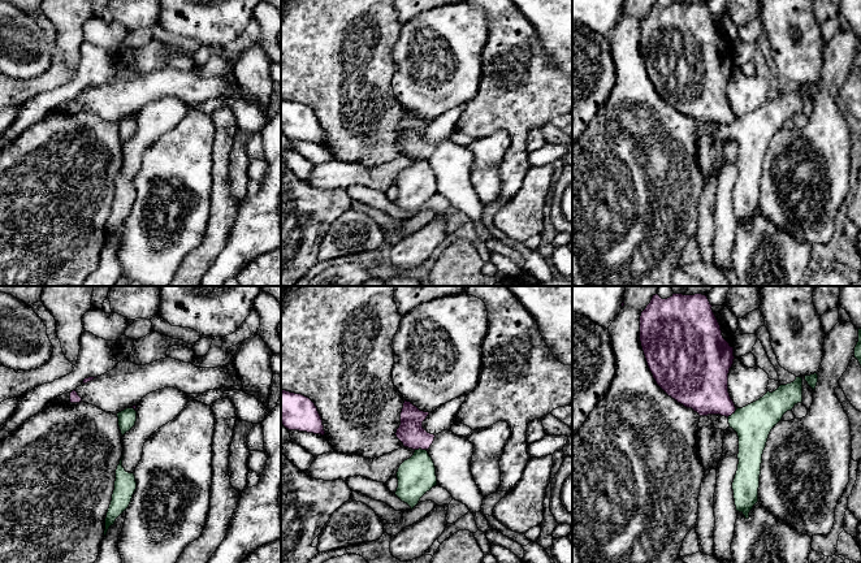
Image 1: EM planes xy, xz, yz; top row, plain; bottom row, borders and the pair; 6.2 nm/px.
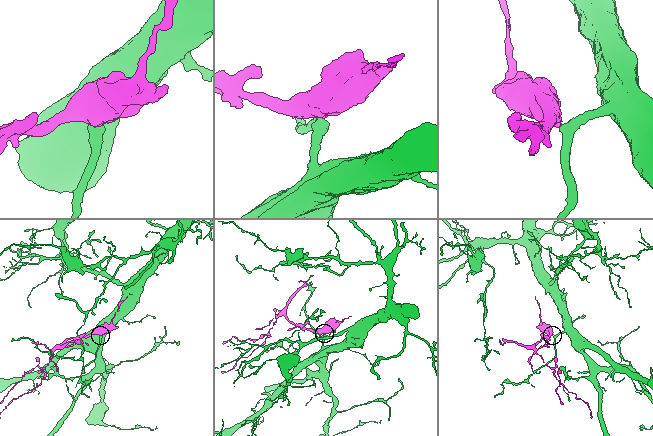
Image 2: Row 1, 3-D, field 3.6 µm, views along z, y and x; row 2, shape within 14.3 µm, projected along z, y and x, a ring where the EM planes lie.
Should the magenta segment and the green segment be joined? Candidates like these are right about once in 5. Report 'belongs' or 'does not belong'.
does not belong

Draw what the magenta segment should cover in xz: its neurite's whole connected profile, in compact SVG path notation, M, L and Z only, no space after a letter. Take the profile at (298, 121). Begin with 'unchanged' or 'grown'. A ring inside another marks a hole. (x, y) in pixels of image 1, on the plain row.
unchanged; M281 99L281 133L289 139L325 143L315 112L302 103L286 99Z

